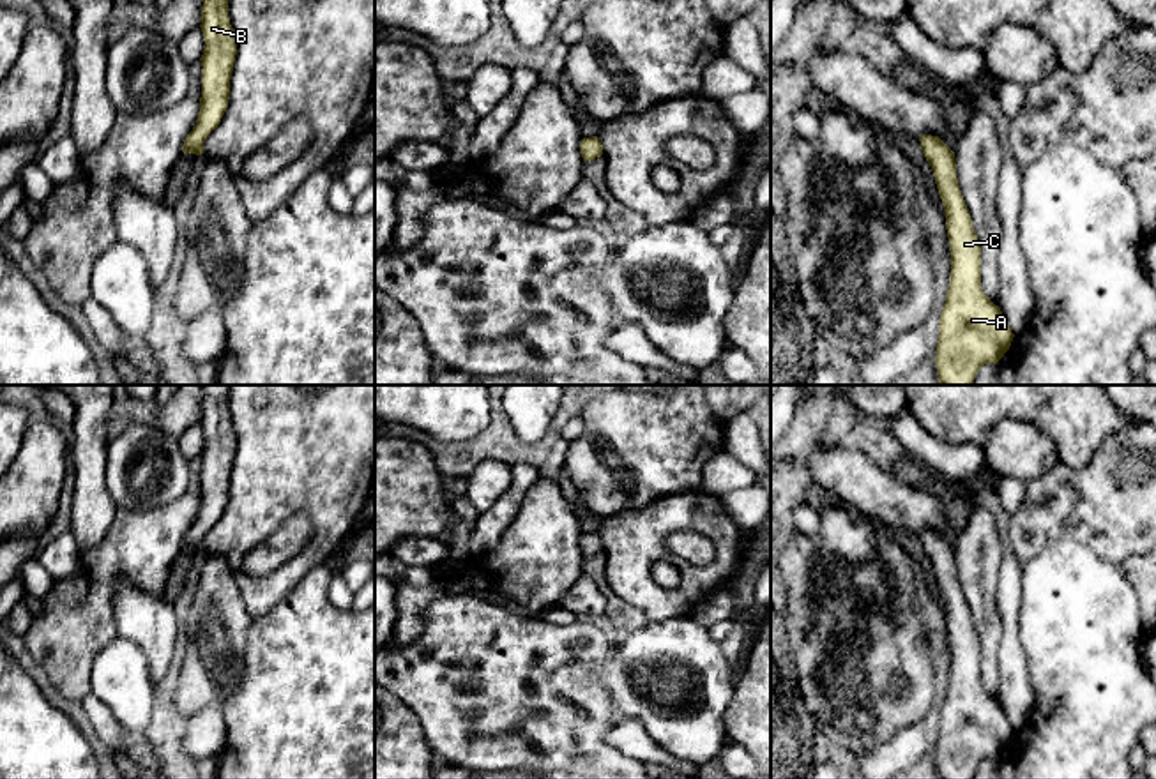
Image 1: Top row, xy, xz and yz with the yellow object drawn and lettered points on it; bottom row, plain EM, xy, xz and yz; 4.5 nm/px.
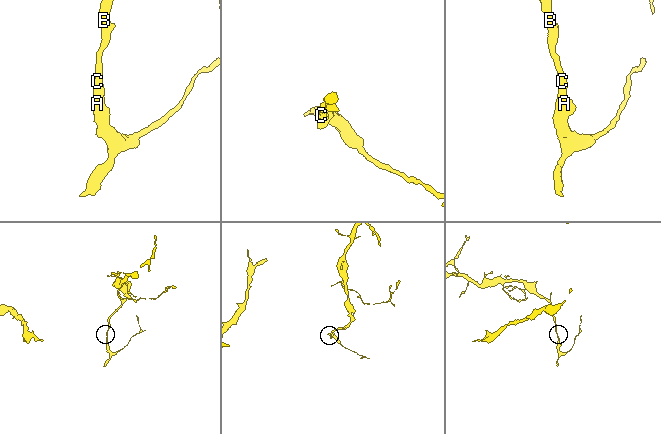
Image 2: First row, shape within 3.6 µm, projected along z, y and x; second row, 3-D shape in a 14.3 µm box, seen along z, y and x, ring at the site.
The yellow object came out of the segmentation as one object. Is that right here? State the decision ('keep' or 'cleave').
keep

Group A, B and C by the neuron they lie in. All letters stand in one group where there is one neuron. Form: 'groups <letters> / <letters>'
groups A B C

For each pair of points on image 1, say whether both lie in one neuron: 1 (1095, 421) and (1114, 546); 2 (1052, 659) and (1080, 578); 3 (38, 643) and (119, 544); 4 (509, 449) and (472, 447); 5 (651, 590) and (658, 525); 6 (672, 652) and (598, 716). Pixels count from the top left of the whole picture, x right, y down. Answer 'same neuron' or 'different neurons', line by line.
1: different neurons
2: same neuron
3: same neuron
4: same neuron
5: same neuron
6: different neurons

